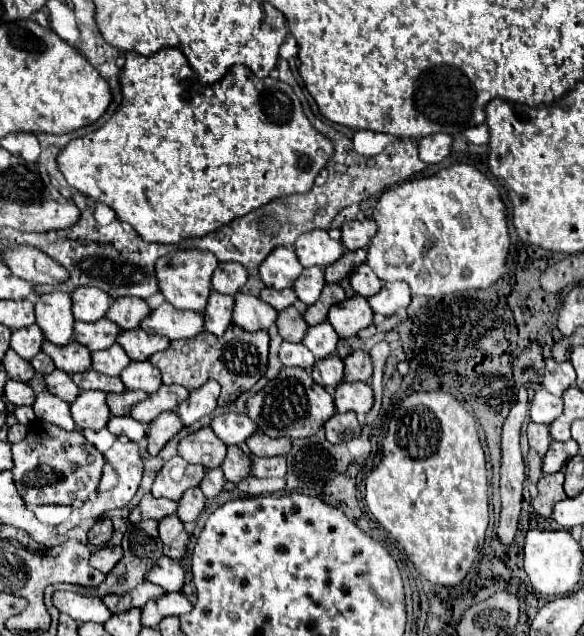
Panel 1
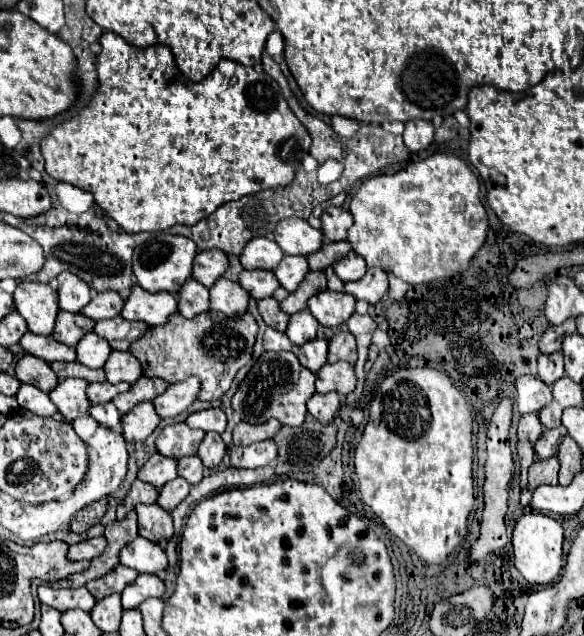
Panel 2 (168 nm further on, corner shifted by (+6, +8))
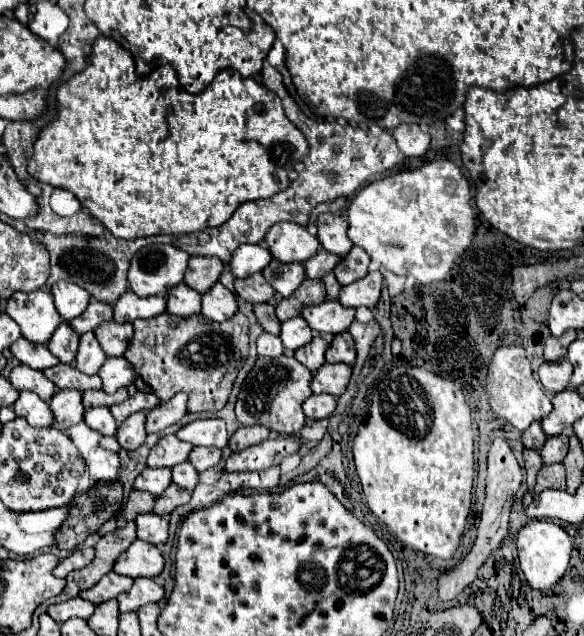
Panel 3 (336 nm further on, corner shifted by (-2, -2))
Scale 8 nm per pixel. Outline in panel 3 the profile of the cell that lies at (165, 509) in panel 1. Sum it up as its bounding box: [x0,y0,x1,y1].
[120,490,154,526]

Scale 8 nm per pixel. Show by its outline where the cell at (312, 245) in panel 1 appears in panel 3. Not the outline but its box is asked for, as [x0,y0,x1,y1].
[264,222,320,262]

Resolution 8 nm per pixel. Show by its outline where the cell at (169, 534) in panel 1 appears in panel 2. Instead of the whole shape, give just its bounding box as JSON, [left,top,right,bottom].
[136,504,174,544]

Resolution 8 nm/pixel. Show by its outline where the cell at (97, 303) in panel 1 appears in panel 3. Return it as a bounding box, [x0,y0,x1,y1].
[52,282,90,320]

